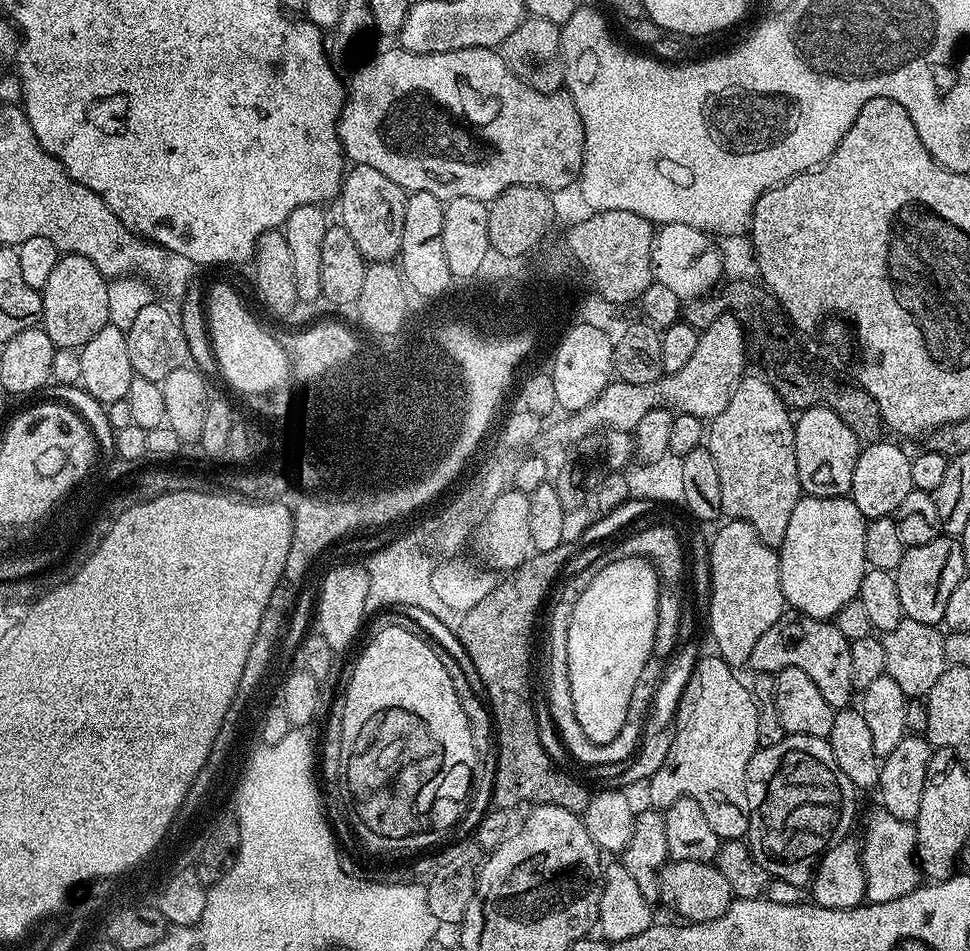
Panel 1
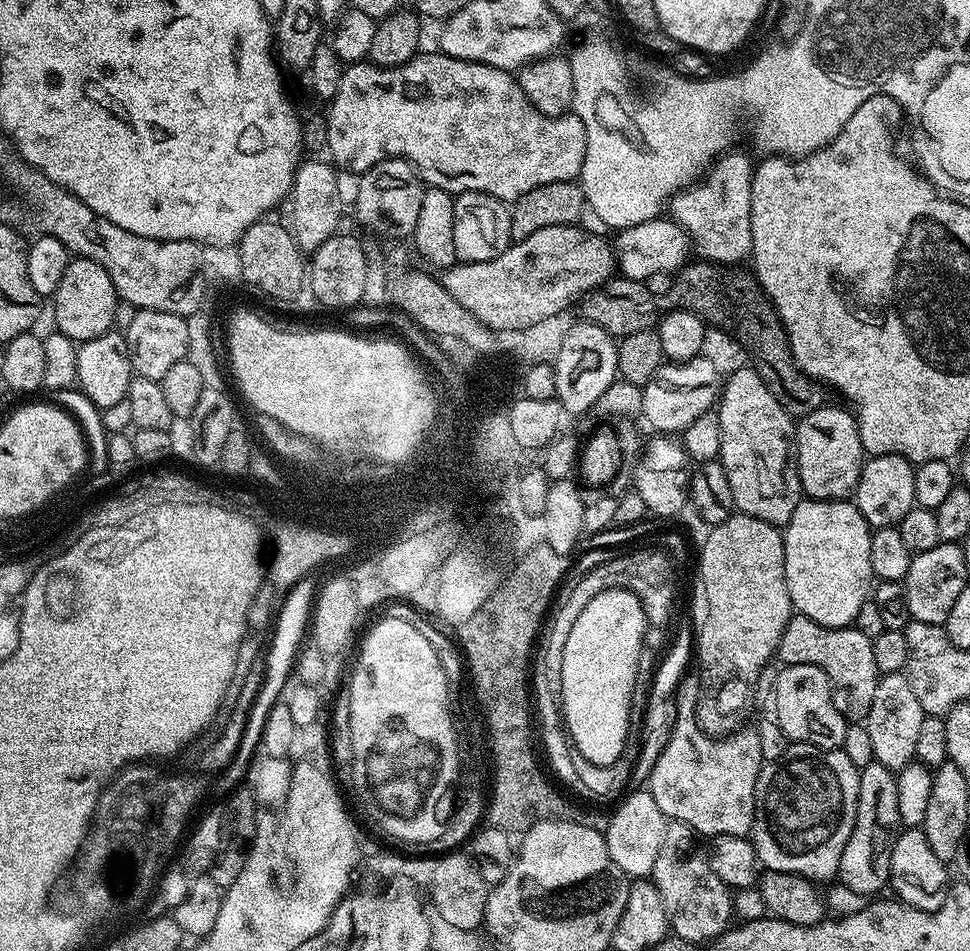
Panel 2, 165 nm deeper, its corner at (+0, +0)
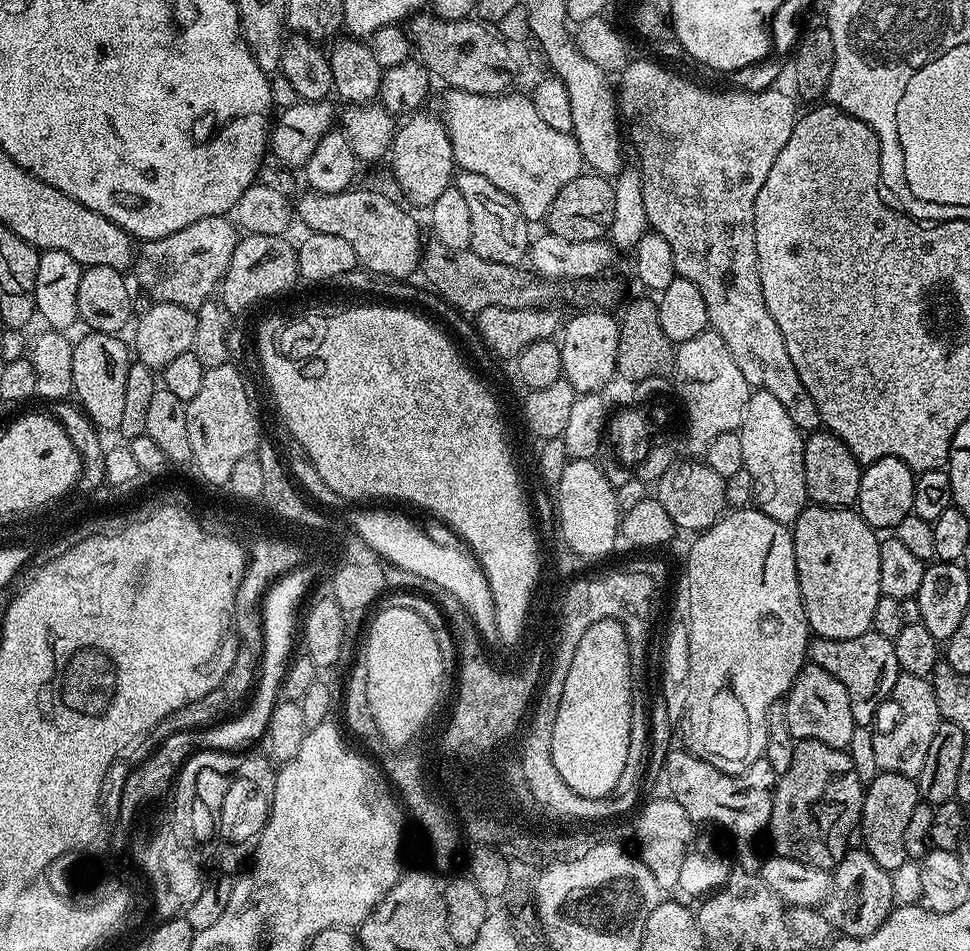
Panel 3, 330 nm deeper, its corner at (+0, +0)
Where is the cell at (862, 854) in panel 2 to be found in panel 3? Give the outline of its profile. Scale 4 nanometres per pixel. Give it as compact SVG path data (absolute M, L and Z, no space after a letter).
M879 771L873 780L867 781L858 836L860 832L861 838L864 839L862 848L882 870L893 873L910 860L906 854L906 826L910 823L910 814L914 814L919 803L920 789L913 777Z

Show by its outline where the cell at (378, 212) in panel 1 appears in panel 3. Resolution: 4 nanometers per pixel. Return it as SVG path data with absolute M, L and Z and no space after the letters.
M429 110L413 112L395 129L390 149L392 172L396 175L396 184L404 191L403 199L409 205L424 204L430 206L442 190L453 187L454 173L458 165L454 158L454 146L450 142L448 127L443 119Z

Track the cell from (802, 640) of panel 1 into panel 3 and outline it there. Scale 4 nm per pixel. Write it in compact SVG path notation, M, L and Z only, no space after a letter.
M874 631L858 634L858 638L831 640L825 636L813 639L808 646L808 660L815 667L826 670L846 686L846 694L850 694L850 710L858 728L867 728L873 722L876 711L891 697L894 686L901 676L898 666L898 654L894 654L894 646L890 638Z

